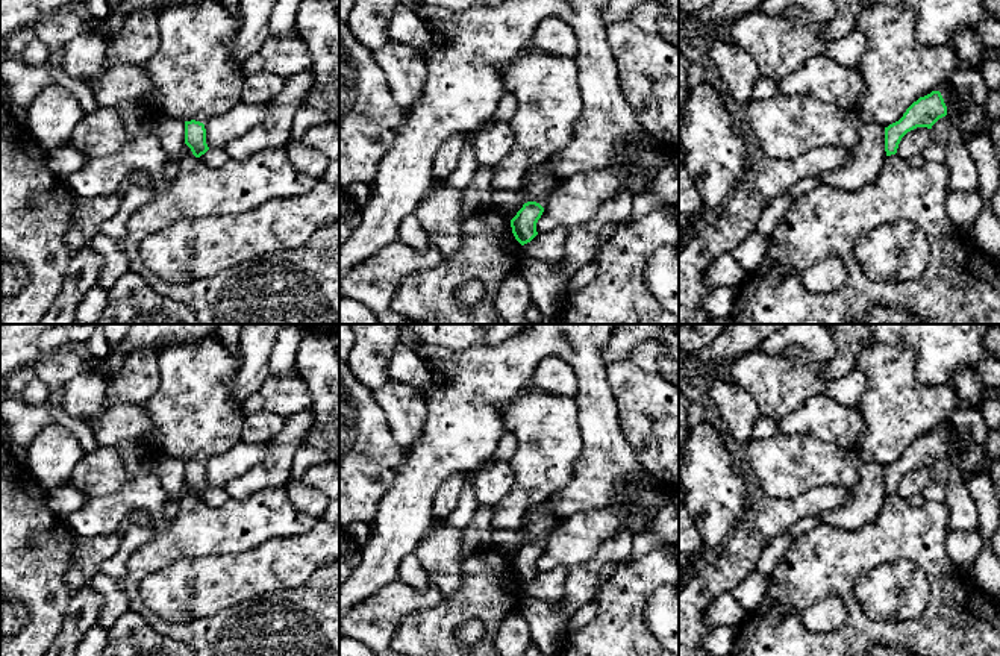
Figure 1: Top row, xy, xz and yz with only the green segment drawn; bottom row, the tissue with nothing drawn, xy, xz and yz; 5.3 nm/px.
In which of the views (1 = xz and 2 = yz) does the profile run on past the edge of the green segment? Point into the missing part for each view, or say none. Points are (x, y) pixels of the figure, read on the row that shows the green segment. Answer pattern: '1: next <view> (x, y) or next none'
1: next none
2: next yz (950, 96)

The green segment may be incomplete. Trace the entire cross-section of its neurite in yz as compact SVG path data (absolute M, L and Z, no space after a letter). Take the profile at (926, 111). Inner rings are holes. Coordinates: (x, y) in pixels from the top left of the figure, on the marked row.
M945 83L939 91L920 97L914 102L903 117L885 127L885 152L886 156L895 155L902 138L917 129L932 126L947 115L947 109L959 100L959 94L952 83Z

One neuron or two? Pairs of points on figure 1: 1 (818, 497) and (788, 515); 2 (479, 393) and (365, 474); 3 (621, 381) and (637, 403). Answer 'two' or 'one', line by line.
1: one
2: two
3: one

